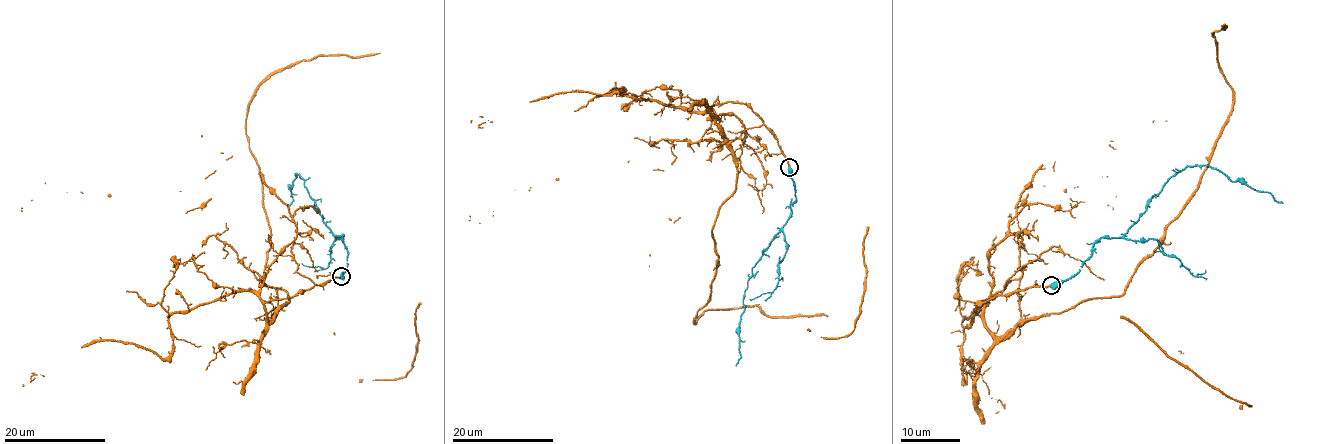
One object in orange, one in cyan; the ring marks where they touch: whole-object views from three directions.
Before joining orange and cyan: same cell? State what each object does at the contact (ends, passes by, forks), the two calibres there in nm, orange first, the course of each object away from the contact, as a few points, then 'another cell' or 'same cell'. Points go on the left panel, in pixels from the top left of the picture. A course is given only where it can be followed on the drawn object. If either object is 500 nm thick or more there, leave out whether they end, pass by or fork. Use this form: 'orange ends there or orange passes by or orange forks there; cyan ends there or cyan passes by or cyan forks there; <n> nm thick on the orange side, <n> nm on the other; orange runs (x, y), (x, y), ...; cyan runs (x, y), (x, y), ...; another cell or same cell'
240 nm thick on the orange side, 650 nm on the other; orange runs (341, 276), (269, 300), (266, 319), (289, 300), (264, 281), (247, 105), (321, 55), (379, 52); cyan runs (341, 276), (346, 271), (347, 251), (342, 236), (331, 230), (304, 181), (296, 174), (288, 206); same cell

